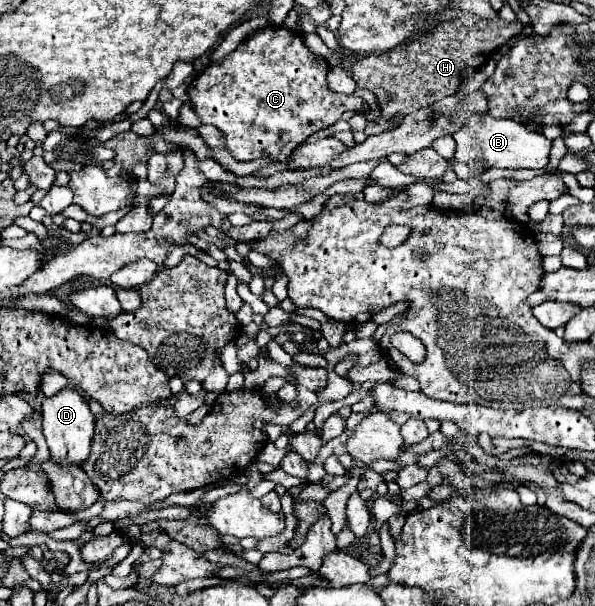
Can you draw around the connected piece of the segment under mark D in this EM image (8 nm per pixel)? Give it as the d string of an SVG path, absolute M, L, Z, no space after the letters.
M64 388L52 398L46 398L42 404L42 432L46 436L52 462L58 466L80 466L90 456L92 448L92 436L94 436L94 424L96 418L88 408L88 402L84 396L80 396L78 390Z

